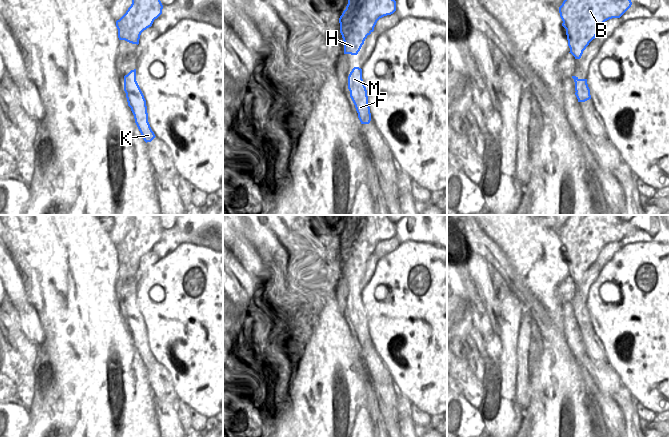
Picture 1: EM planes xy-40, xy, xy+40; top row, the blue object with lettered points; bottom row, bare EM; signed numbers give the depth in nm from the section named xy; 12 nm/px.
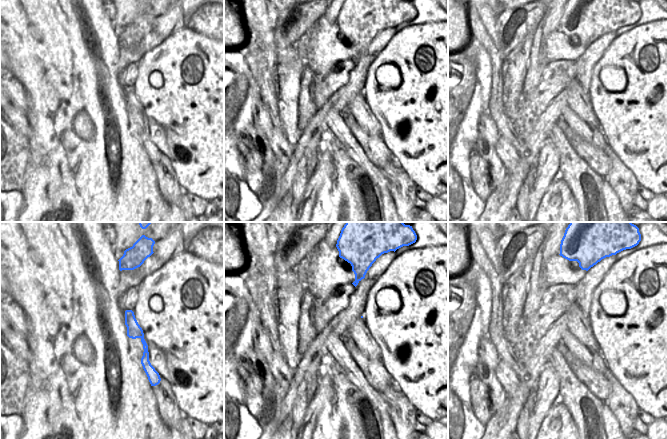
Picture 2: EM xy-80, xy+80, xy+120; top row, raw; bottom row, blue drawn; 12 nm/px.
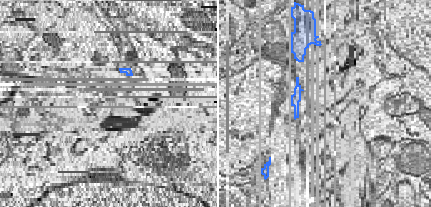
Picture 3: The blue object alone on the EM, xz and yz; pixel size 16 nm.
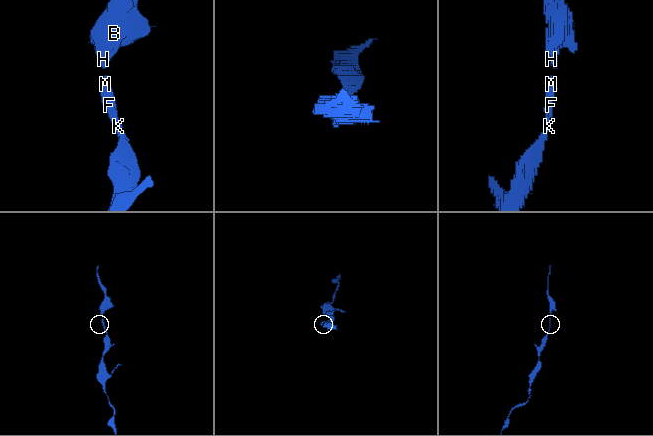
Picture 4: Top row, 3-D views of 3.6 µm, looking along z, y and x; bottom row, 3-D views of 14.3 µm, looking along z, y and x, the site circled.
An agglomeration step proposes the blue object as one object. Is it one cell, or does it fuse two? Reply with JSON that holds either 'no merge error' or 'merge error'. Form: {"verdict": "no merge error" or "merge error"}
{"verdict": "no merge error"}

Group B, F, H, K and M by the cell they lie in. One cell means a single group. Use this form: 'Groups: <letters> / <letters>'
Groups: B F H K M

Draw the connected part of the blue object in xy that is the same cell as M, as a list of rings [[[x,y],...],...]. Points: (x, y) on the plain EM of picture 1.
[[[354,291],[348,300],[348,313],[355,329],[361,348],[371,345],[370,331],[368,329],[367,314],[362,303],[362,293]]]

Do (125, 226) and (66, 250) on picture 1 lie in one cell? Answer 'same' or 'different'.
different

